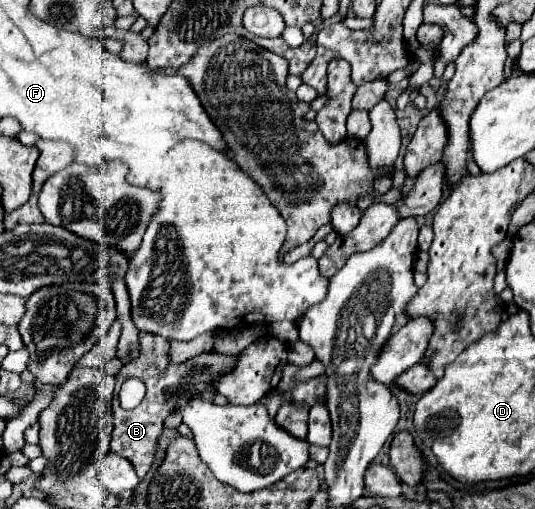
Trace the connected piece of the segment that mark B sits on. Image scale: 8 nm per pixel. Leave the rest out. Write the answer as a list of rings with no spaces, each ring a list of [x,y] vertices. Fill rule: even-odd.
[[[139,333],[139,343],[141,343],[139,359],[123,365],[121,371],[117,373],[117,385],[115,385],[117,389],[113,395],[113,425],[115,427],[113,427],[111,451],[125,457],[127,461],[131,461],[131,465],[135,467],[135,473],[143,479],[155,459],[155,447],[157,447],[157,439],[161,435],[165,417],[177,409],[179,401],[189,401],[197,393],[213,391],[211,381],[217,375],[229,371],[235,365],[235,359],[227,359],[227,355],[201,353],[185,363],[179,363],[179,365],[171,363],[169,365],[169,357],[167,357],[169,341],[167,339],[159,339],[159,335],[141,335]],[[131,377],[141,379],[147,387],[147,393],[145,393],[143,401],[139,403],[139,407],[125,411],[119,405],[119,387],[123,385],[123,381],[127,381]]]

